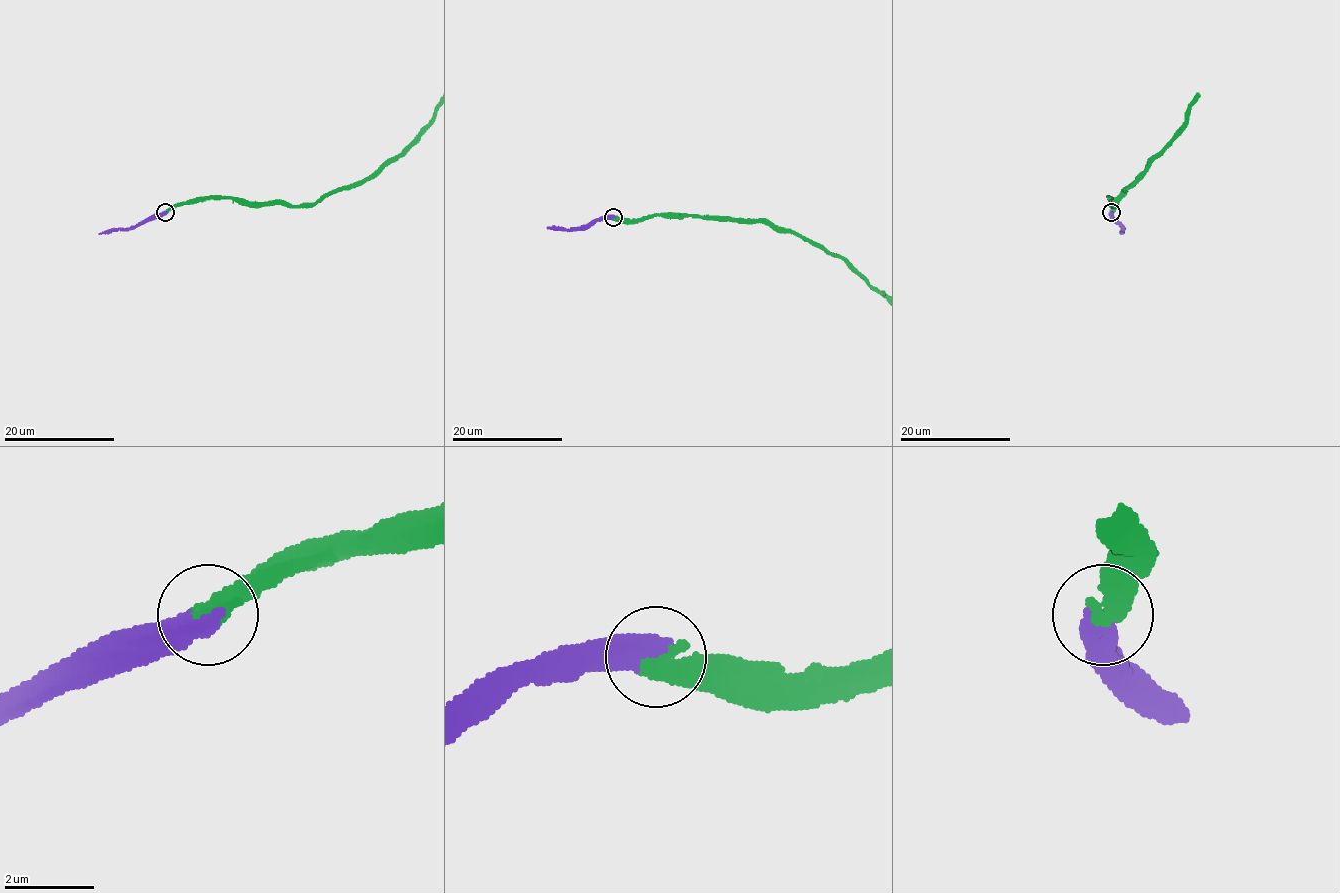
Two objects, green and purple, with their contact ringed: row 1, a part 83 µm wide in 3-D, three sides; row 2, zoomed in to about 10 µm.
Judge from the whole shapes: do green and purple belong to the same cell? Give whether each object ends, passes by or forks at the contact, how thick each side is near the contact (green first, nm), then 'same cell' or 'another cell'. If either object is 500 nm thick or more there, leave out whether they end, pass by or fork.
calibres 500 and 550 nm; same cell

